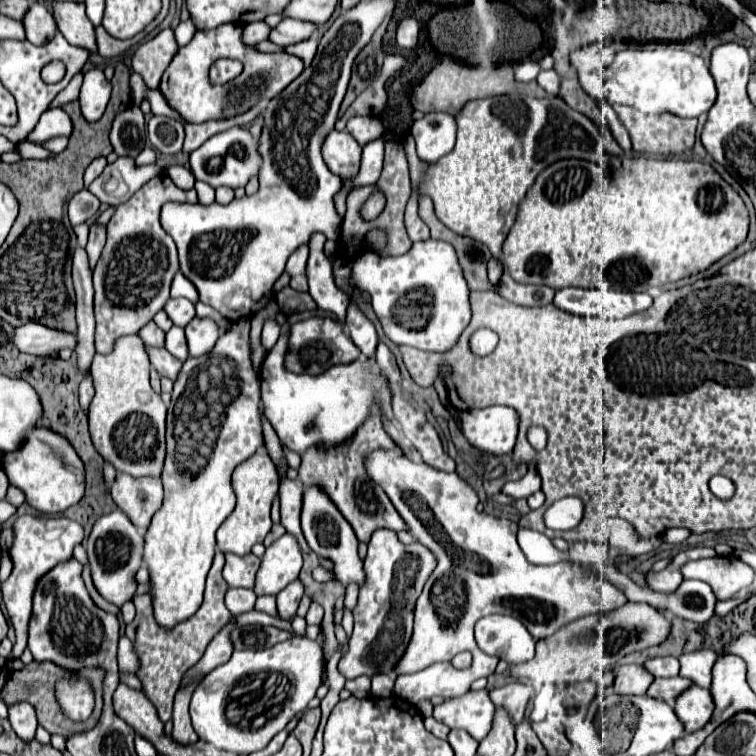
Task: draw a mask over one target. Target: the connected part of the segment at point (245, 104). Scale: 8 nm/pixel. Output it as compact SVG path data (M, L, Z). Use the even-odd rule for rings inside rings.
M221 25L219 29L197 31L193 39L177 51L167 71L163 73L159 89L165 95L169 107L179 111L183 119L191 123L203 123L209 119L225 119L245 113L259 99L271 99L277 93L281 93L301 71L303 61L299 57L287 53L259 53L243 43L239 25ZM219 57L237 59L243 63L245 69L239 77L235 77L227 85L213 87L209 83L209 67Z

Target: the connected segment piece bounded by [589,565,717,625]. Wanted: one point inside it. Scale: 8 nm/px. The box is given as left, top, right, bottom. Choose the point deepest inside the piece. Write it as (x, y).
(693, 600)

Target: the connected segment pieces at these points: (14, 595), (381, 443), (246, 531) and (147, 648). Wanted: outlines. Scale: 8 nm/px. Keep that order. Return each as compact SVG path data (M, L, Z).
M21 515L13 523L13 545L9 549L13 571L7 581L1 583L3 603L7 607L9 624L14 628L16 641L10 653L10 659L20 658L27 647L28 624L31 619L31 603L33 593L37 587L37 581L49 573L55 565L69 561L75 557L79 563L88 564L87 554L81 543L85 537L83 527L77 521L71 521L67 517L37 517L37 515Z
M369 413L365 417L365 421L361 423L361 427L353 433L353 437L345 439L343 443L327 449L323 445L313 445L309 447L303 455L301 455L301 467L299 467L299 479L303 481L303 485L321 485L327 495L331 497L331 501L335 501L335 505L339 507L339 511L343 513L343 517L351 523L351 527L355 529L355 535L359 541L367 543L373 535L373 531L377 529L391 529L391 531L409 531L405 521L401 519L401 515L397 513L397 509L393 507L393 503L389 501L389 497L383 493L383 489L379 485L375 485L365 469L363 469L363 459L367 453L371 453L373 449L399 449L389 435L383 431L381 425L381 417L379 413Z
M259 449L253 453L253 457L249 457L247 461L239 463L231 475L231 485L237 497L237 505L233 509L233 513L221 523L221 527L217 529L217 547L227 553L249 553L251 547L255 543L263 543L265 535L271 531L271 505L273 499L277 495L277 487L279 487L279 475L275 469L275 463L271 461L271 457L265 453L265 449Z
M217 551L215 559L213 559L213 567L207 575L207 587L205 587L205 599L203 599L203 605L199 607L199 611L179 623L175 629L163 633L157 625L155 625L155 619L151 617L151 595L145 593L145 595L139 595L133 599L135 603L135 609L137 609L137 615L135 619L125 627L125 635L131 639L133 643L133 651L137 653L139 657L139 669L137 669L137 677L143 685L143 693L149 697L149 701L153 703L157 713L159 713L159 719L163 723L167 723L171 719L171 709L173 709L173 697L179 689L179 681L183 677L183 673L195 665L195 661L203 655L203 651L207 649L207 645L211 643L211 639L225 627L229 625L231 621L235 621L235 615L229 613L229 609L223 605L223 593L227 591L227 583L223 581L221 577L221 569L223 569L223 553Z

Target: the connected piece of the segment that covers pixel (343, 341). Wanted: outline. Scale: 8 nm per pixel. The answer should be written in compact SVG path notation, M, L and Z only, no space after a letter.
M311 317L289 327L287 341L287 357L285 369L293 373L321 375L325 369L333 365L347 365L359 357L359 349L349 341L349 335L343 331L343 325L329 317Z

